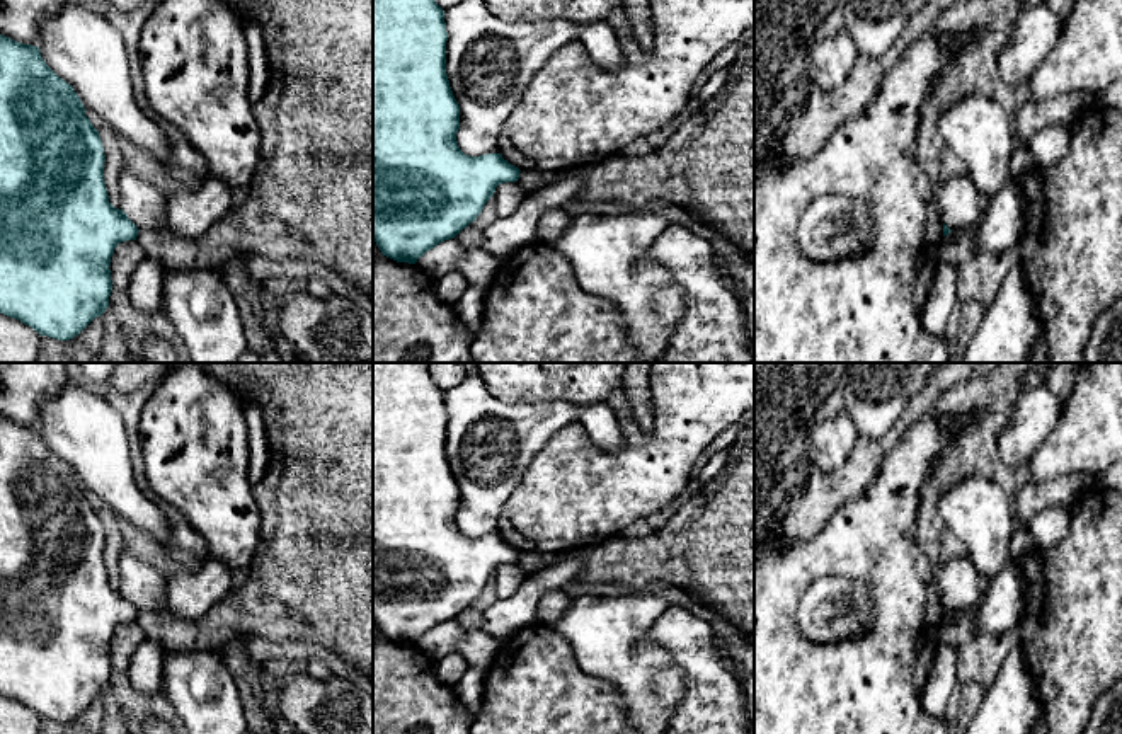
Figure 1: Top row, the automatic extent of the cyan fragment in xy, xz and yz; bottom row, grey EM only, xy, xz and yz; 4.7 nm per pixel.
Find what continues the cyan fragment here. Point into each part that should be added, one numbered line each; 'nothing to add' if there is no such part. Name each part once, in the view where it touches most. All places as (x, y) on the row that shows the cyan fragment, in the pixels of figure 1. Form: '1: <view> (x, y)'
nothing to add

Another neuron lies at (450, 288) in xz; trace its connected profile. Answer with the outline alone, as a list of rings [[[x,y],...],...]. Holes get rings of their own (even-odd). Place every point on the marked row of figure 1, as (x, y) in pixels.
[[[451,271],[434,279],[438,298],[451,307],[463,296],[468,286],[467,278],[460,271]]]

